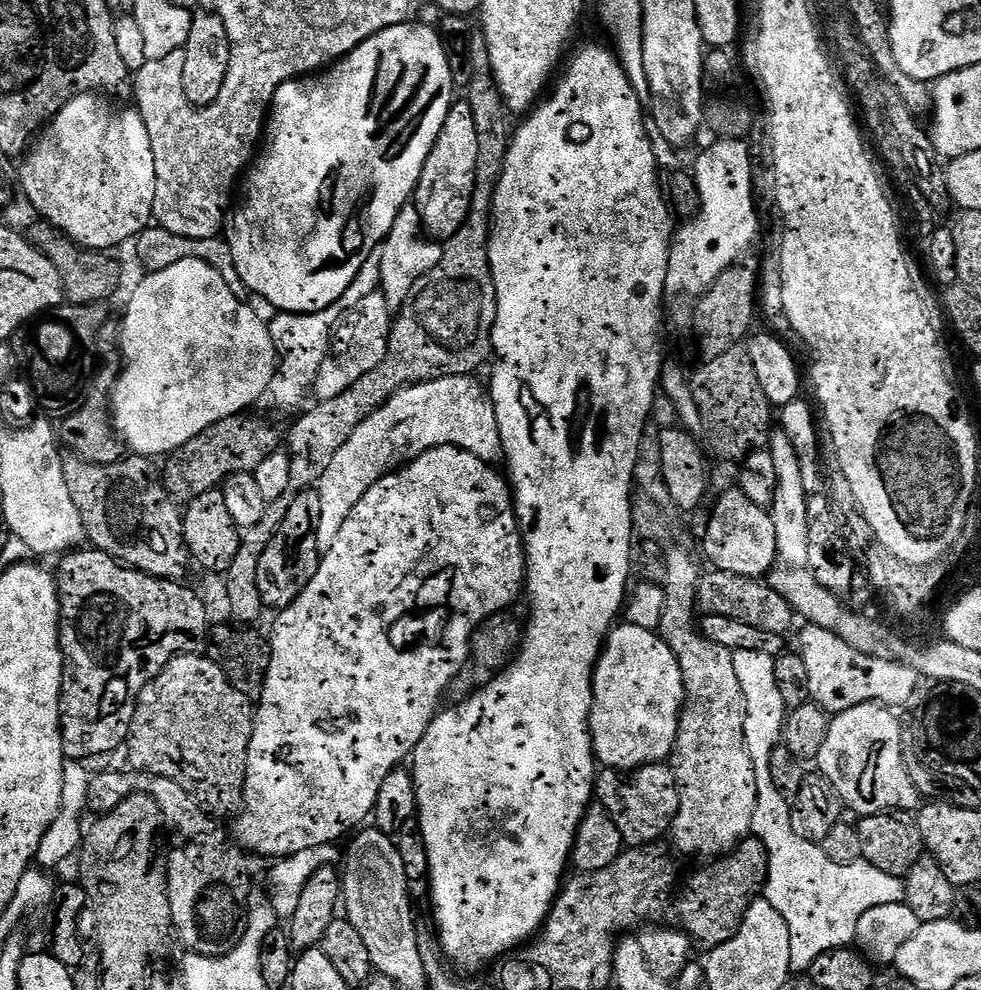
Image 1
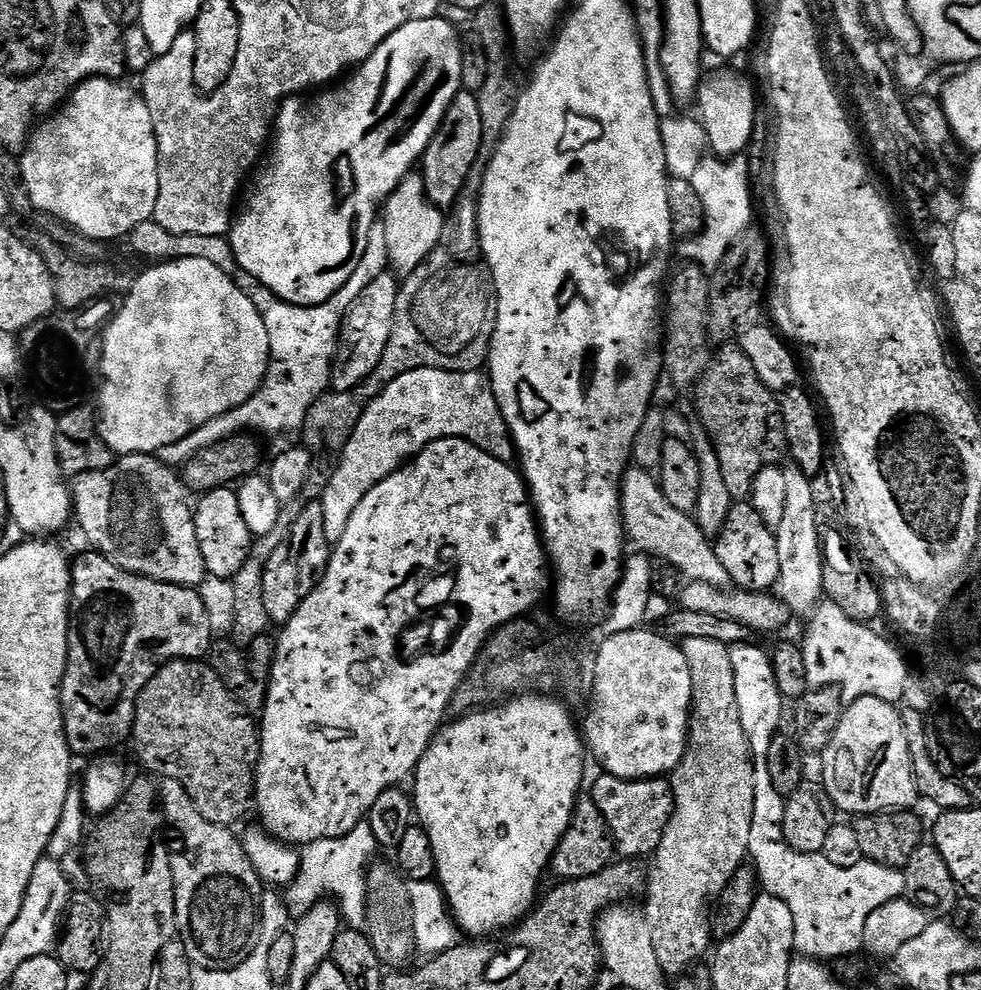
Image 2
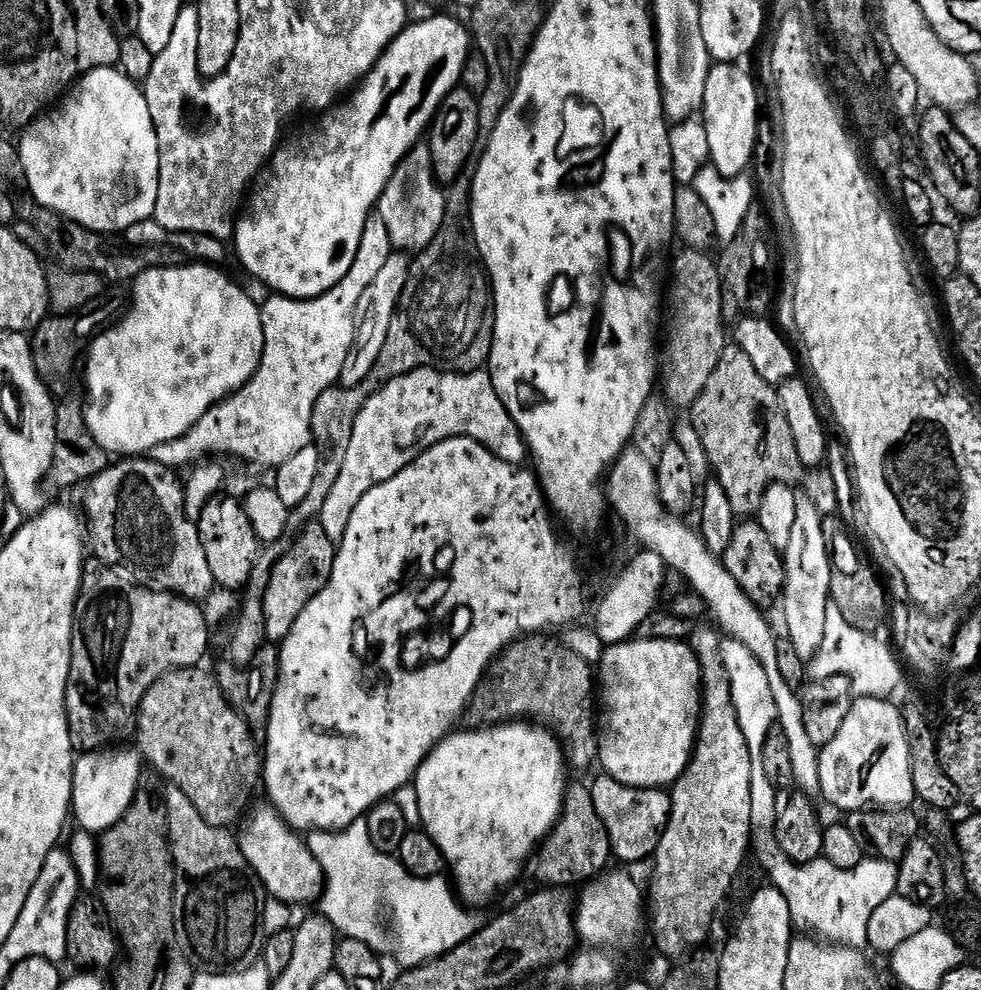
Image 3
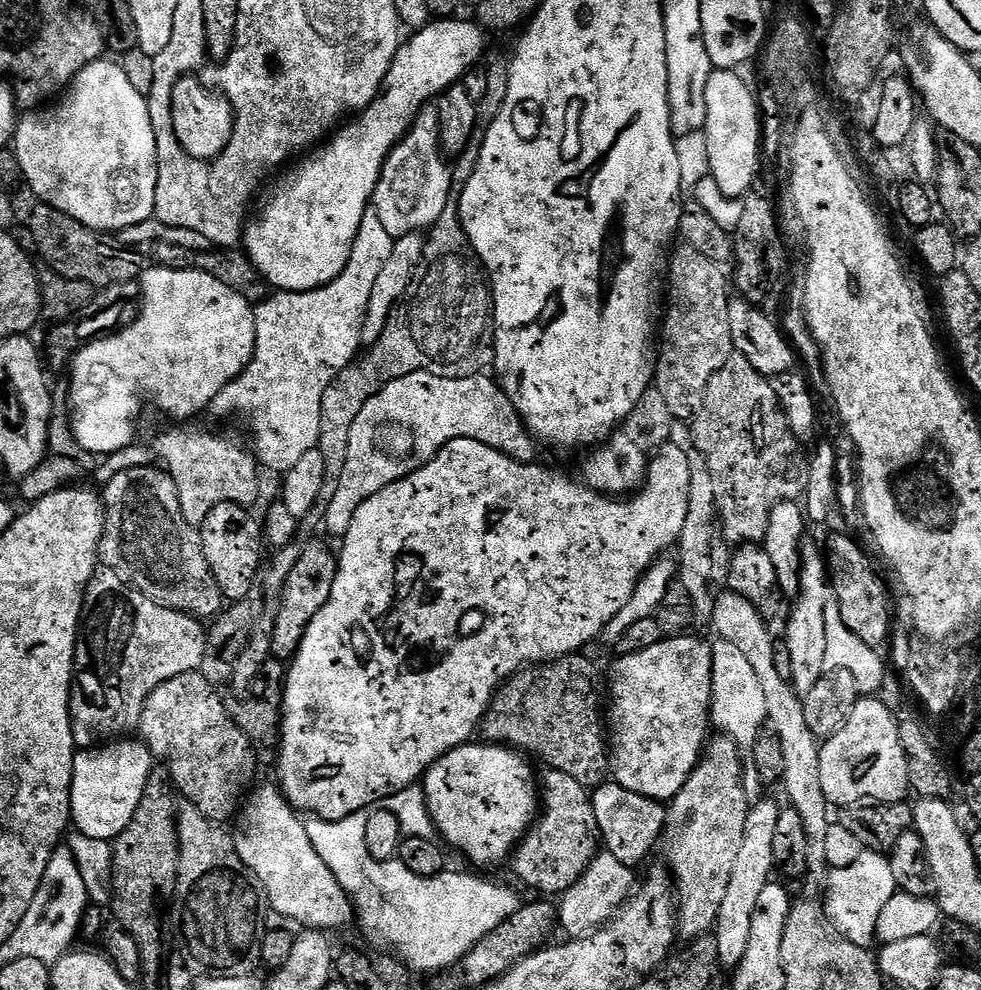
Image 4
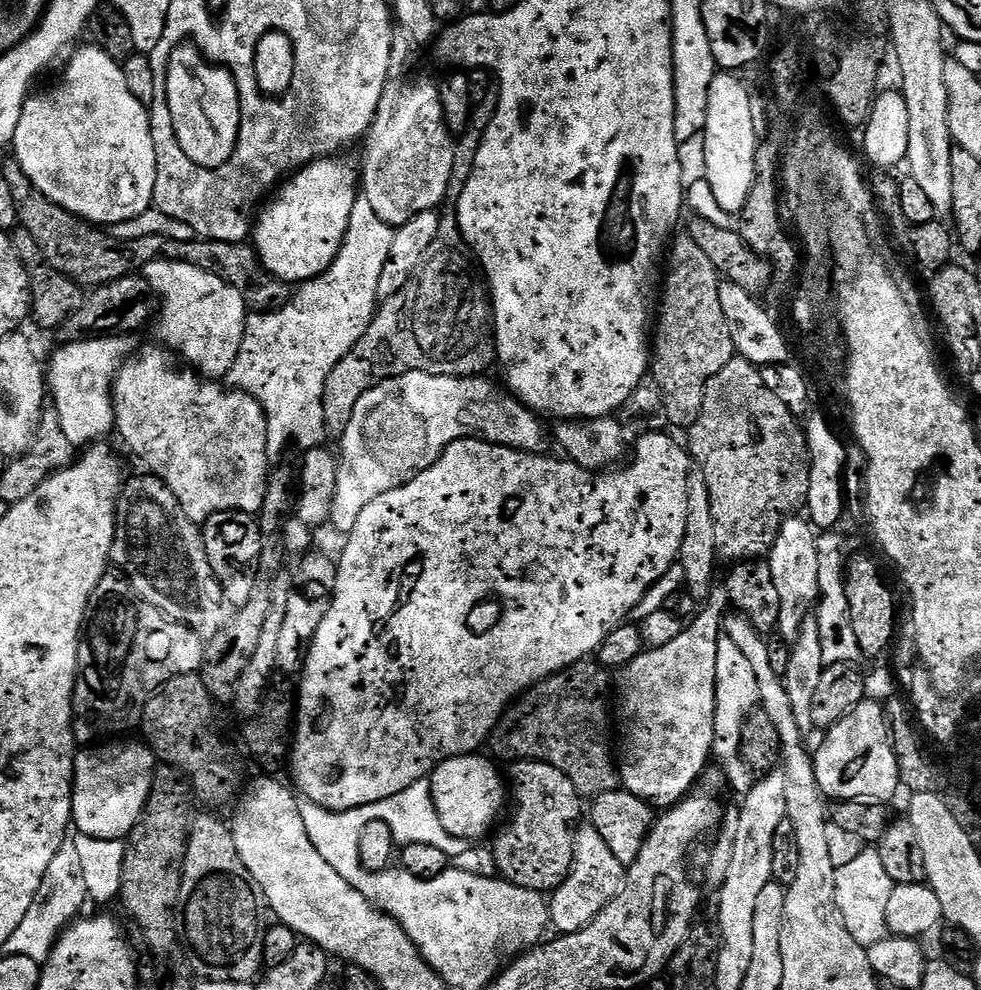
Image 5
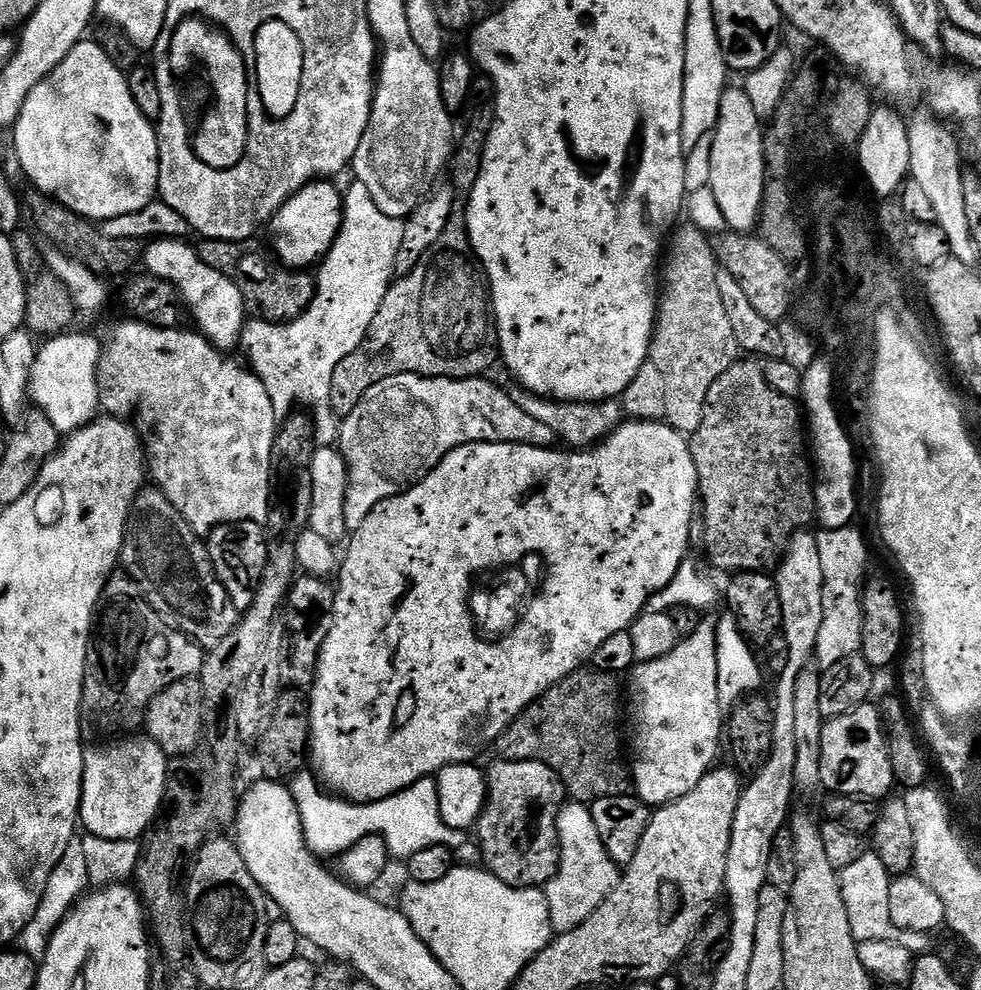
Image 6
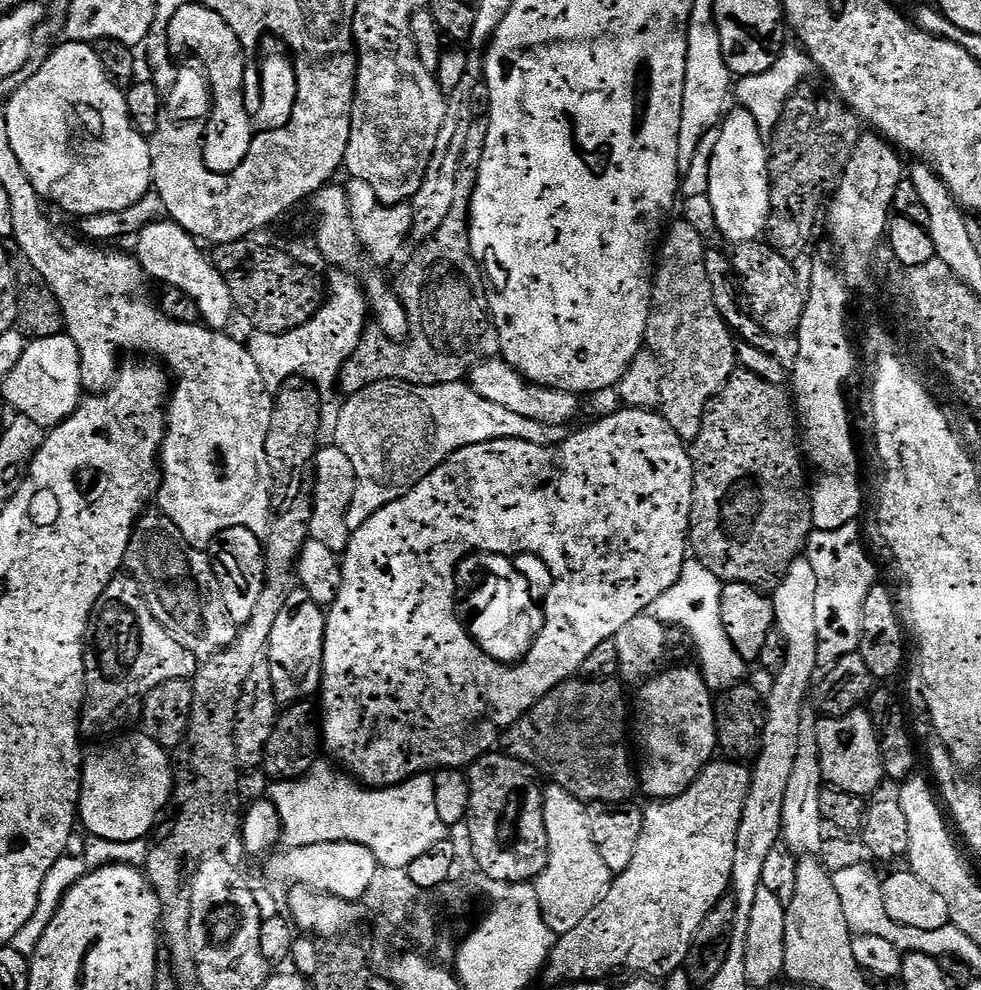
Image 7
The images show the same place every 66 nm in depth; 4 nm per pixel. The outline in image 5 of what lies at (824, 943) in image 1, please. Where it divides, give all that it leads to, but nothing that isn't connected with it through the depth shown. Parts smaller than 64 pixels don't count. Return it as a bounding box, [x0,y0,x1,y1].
[712,634,894,949]

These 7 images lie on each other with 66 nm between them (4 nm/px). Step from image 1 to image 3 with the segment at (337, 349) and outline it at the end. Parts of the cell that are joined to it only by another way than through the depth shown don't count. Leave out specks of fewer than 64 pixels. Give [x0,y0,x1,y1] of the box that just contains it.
[339,251,409,388]

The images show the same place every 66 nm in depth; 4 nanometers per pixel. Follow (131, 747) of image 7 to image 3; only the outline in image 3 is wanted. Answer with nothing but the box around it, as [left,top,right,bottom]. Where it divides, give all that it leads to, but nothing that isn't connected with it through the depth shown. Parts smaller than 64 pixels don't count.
[72,746,146,834]

